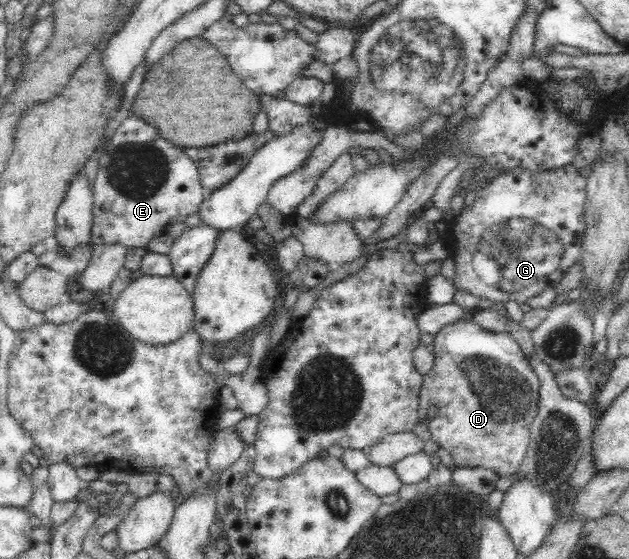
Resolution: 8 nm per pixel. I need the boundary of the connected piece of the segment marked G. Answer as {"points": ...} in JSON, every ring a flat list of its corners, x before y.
{"points":[[566,163,566,165,562,165,562,167,544,169,544,171,530,171,528,167,516,165,516,167,512,167,512,169,506,172,500,171,494,173,493,176,489,177,489,181,484,182,484,185,472,196,474,196,472,205,464,205,459,214,450,217,448,219,448,228,446,228,448,232,446,240,449,247,449,258,454,261,454,278,452,285,456,290,466,291,479,300,489,300,490,302,501,302,503,304,513,301,520,305,528,303,528,301,536,297,535,295,538,295,541,291,558,286,558,283,563,279,568,269,579,261,585,235,584,211,586,177,580,176,578,169,573,164]]}

